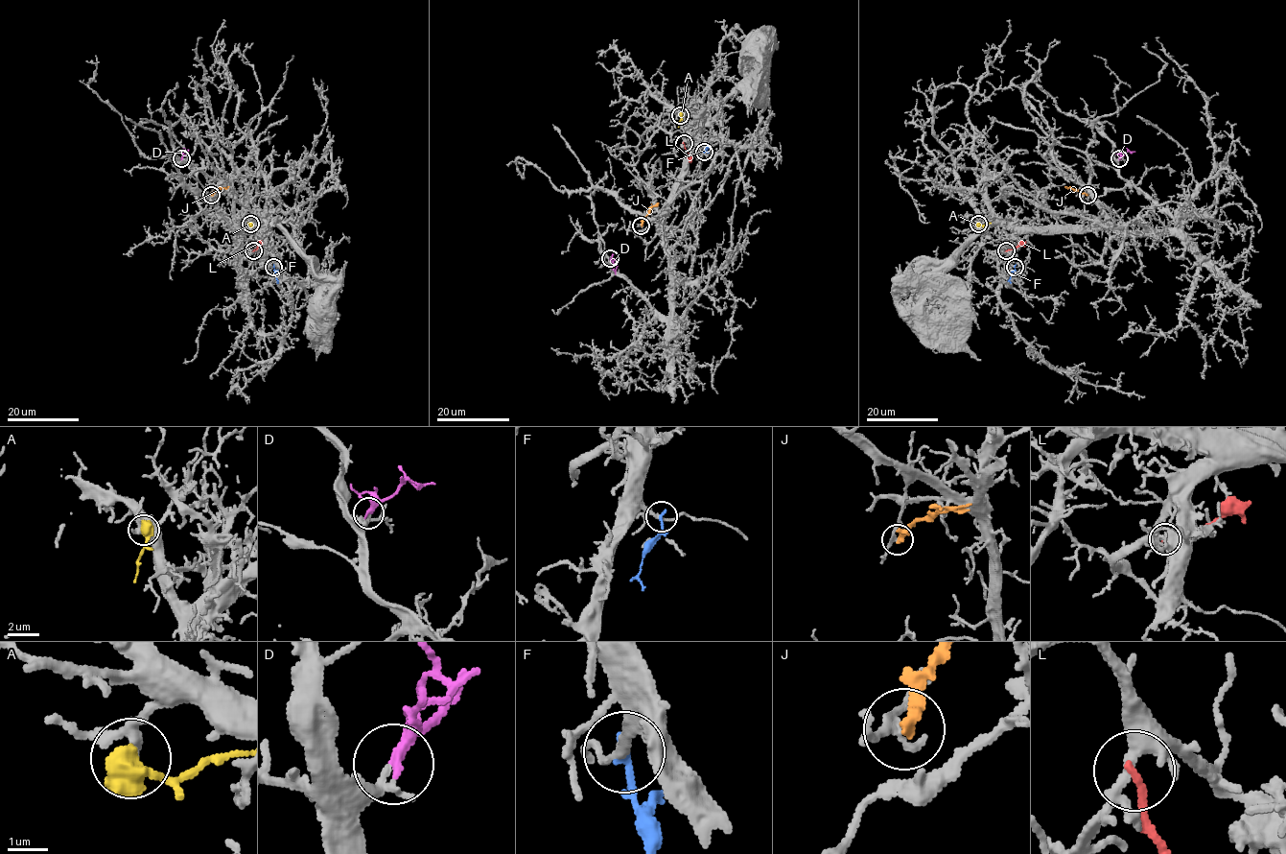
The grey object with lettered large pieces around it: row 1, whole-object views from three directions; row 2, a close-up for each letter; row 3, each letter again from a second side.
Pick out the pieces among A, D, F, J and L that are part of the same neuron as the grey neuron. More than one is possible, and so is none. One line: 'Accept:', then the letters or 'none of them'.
Accept: D

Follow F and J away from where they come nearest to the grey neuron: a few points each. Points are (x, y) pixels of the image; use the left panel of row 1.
F: (273, 266), (278, 283)
J: (212, 195), (228, 186)

